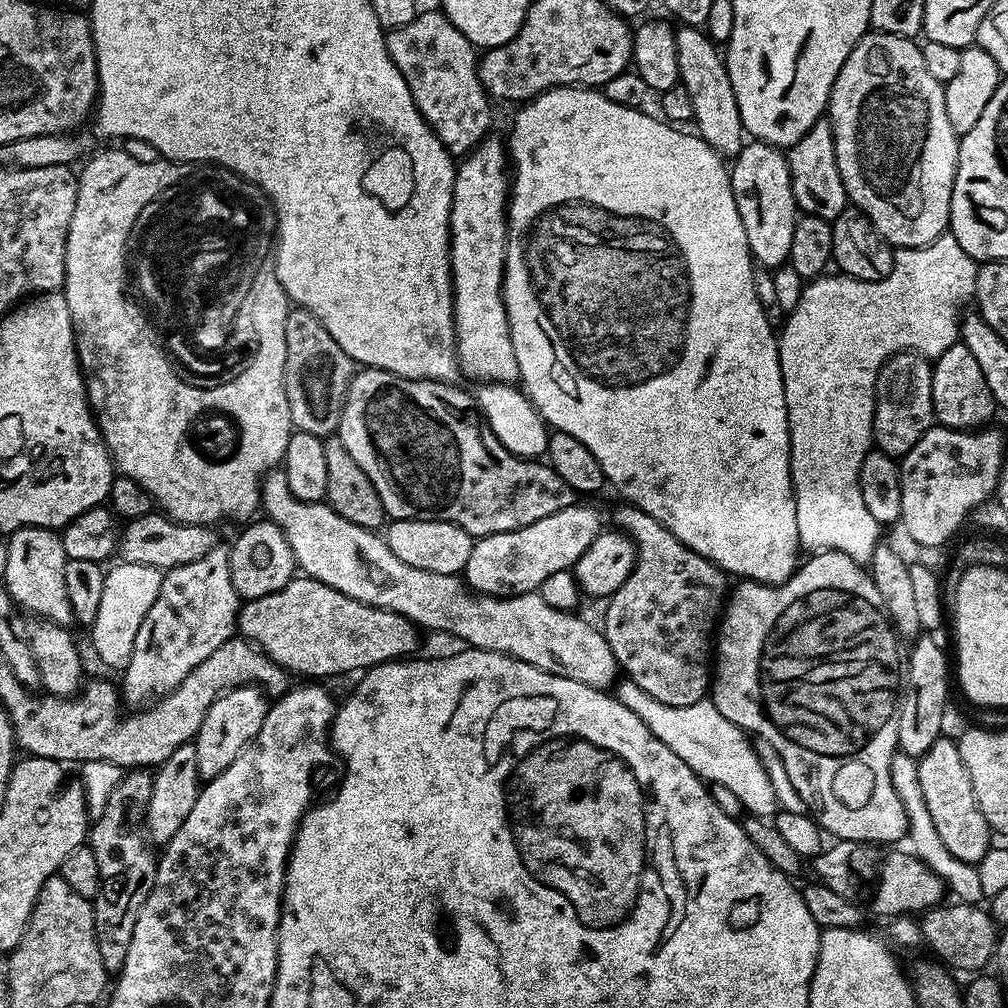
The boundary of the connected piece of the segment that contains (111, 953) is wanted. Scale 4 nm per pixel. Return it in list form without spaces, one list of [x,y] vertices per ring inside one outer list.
[[[133,768],[125,771],[120,777],[118,786],[114,786],[114,794],[106,802],[102,814],[95,817],[90,828],[90,846],[94,850],[94,858],[98,858],[98,874],[100,875],[100,892],[92,901],[94,910],[94,930],[98,938],[98,954],[102,954],[102,966],[110,974],[119,973],[126,962],[126,954],[130,951],[130,938],[134,938],[134,922],[138,922],[138,914],[154,886],[157,857],[152,856],[153,849],[146,835],[144,813],[148,811],[150,790],[152,789],[151,771]]]

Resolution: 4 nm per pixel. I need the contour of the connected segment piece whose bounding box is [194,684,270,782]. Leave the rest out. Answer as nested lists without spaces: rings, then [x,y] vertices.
[[[244,684],[241,688],[230,688],[223,692],[212,703],[210,710],[206,710],[206,718],[202,718],[202,726],[198,730],[194,741],[198,754],[198,774],[201,781],[213,780],[238,754],[242,754],[244,747],[255,738],[258,730],[262,730],[262,722],[266,722],[266,714],[270,707],[270,700],[259,687]]]

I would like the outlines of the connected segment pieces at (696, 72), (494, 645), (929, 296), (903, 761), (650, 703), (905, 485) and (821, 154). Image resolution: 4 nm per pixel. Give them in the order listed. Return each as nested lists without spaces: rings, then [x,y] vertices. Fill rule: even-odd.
[[[680,26],[676,31],[678,46],[678,74],[680,84],[690,94],[694,105],[692,120],[700,139],[708,143],[719,156],[734,158],[745,146],[746,133],[742,114],[738,114],[738,98],[734,98],[734,86],[730,86],[730,74],[725,57],[718,49],[717,41],[708,37],[707,31],[696,26]]]
[[[273,470],[261,480],[260,503],[263,515],[286,534],[297,569],[311,580],[334,586],[358,602],[402,614],[421,629],[441,628],[469,648],[513,656],[591,688],[608,690],[617,683],[618,665],[603,631],[575,616],[575,611],[550,606],[539,591],[517,596],[474,594],[459,575],[418,570],[396,557],[379,531],[346,522],[327,502],[311,504],[294,498],[283,470]]]
[[[950,234],[940,236],[934,242],[930,242],[921,248],[896,248],[892,254],[892,269],[886,278],[881,280],[854,280],[850,276],[835,274],[836,276],[821,275],[811,282],[805,283],[802,290],[802,298],[798,298],[798,306],[794,306],[792,312],[787,313],[783,321],[782,329],[778,336],[780,345],[780,369],[782,370],[782,382],[786,394],[786,410],[788,411],[788,429],[790,430],[790,442],[792,443],[792,491],[796,493],[796,517],[798,518],[798,534],[801,545],[805,549],[816,552],[841,552],[854,562],[868,566],[871,565],[872,555],[877,544],[881,543],[882,526],[874,522],[870,510],[866,510],[866,502],[862,502],[862,490],[860,489],[860,467],[862,458],[873,447],[872,423],[874,422],[874,406],[876,405],[876,379],[880,368],[888,360],[889,356],[899,352],[919,352],[920,355],[929,358],[941,356],[950,346],[954,346],[960,340],[960,322],[965,311],[964,303],[971,301],[976,294],[976,269],[977,261],[973,260],[962,246],[958,246],[958,238]]]
[[[897,752],[891,760],[891,781],[894,784],[895,793],[906,810],[908,822],[908,842],[911,842],[913,855],[923,861],[937,876],[944,881],[947,889],[957,895],[955,896],[961,903],[975,904],[981,903],[984,898],[980,876],[975,865],[962,862],[955,858],[954,854],[943,845],[942,838],[938,835],[938,830],[931,821],[930,810],[926,807],[926,800],[922,795],[922,786],[919,785],[917,759],[904,753]]]
[[[627,678],[619,681],[614,695],[617,700],[622,702],[622,706],[626,706],[626,710],[638,714],[638,718],[642,718],[642,722],[646,722],[646,726],[649,732],[654,734],[654,738],[666,742],[666,746],[670,746],[670,750],[674,750],[674,754],[678,754],[678,758],[682,758],[682,762],[686,762],[686,766],[690,766],[690,770],[694,770],[694,774],[701,780],[709,785],[718,783],[726,786],[731,793],[735,793],[742,808],[751,813],[753,817],[775,817],[778,805],[774,786],[770,786],[770,778],[758,758],[749,733],[745,732],[743,728],[739,728],[734,722],[730,722],[730,718],[722,718],[722,714],[718,714],[718,710],[712,705],[711,699],[705,698],[694,702],[694,706],[666,706],[666,702],[658,702],[654,698],[650,698],[650,694],[646,694],[646,690],[642,690],[633,680]]]
[[[934,426],[899,461],[900,481],[902,482],[902,514],[899,523],[904,524],[908,536],[916,544],[924,548],[936,548],[944,544],[964,524],[964,519],[979,504],[993,499],[1000,481],[1002,462],[1006,459],[1004,452],[1004,436],[993,426],[985,426],[979,430],[961,430]]]
[[[827,118],[816,120],[808,133],[787,149],[786,155],[797,209],[805,216],[835,222],[844,214],[844,209],[849,207],[850,201],[846,186],[842,182],[842,174],[838,170],[832,121]]]

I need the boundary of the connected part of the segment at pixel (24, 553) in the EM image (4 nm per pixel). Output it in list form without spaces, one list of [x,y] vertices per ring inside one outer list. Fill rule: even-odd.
[[[26,526],[14,530],[6,540],[6,574],[2,586],[12,603],[24,608],[33,617],[63,626],[74,620],[74,600],[68,597],[68,567],[70,561],[62,550],[62,535],[57,529]]]

